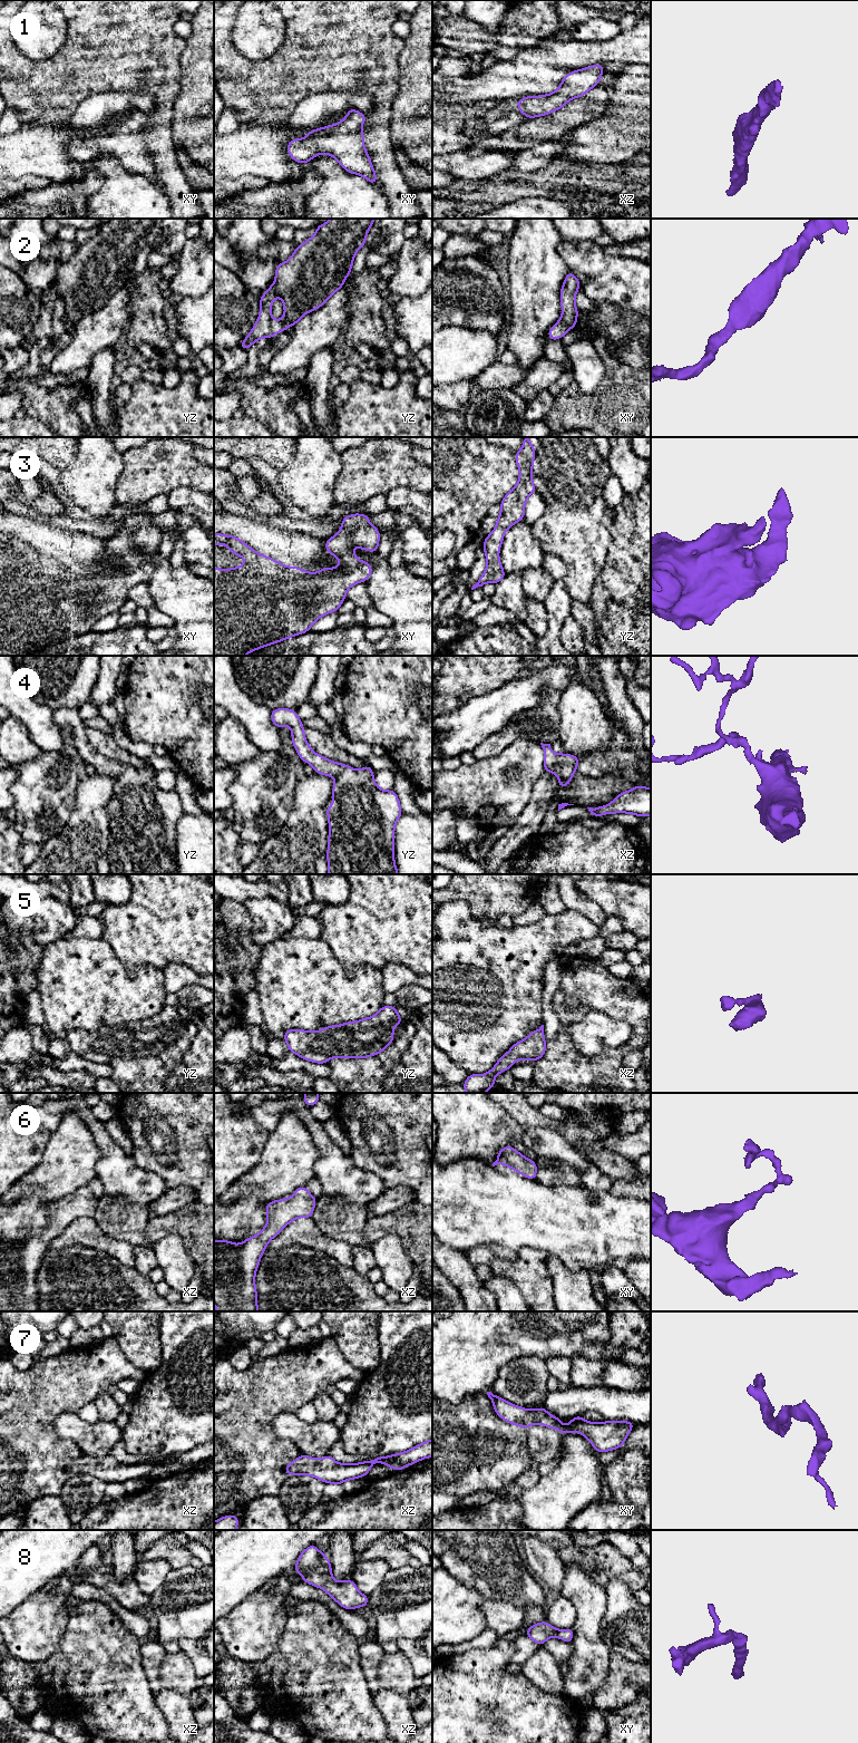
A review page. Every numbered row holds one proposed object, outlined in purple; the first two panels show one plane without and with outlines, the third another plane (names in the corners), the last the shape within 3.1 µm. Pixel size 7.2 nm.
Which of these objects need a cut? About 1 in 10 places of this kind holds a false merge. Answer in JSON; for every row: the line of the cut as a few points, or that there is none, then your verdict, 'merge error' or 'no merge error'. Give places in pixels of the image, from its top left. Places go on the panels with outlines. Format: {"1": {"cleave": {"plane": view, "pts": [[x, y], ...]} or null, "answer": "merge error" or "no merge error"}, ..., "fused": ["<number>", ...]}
{"1": {"cleave": null, "answer": "no merge error"}, "2": {"cleave": null, "answer": "no merge error"}, "3": {"cleave": null, "answer": "no merge error"}, "4": {"cleave": null, "answer": "no merge error"}, "5": {"cleave": null, "answer": "no merge error"}, "6": {"cleave": null, "answer": "no merge error"}, "7": {"cleave": null, "answer": "no merge error"}, "8": {"cleave": null, "answer": "no merge error"}, "fused": []}

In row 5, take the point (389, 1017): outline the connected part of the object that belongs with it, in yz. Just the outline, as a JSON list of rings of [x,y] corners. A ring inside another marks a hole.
[[[382,1006],[371,1017],[318,1032],[289,1029],[283,1039],[290,1052],[318,1064],[333,1057],[367,1058],[380,1054],[393,1042],[393,1028],[401,1023],[396,1006]]]

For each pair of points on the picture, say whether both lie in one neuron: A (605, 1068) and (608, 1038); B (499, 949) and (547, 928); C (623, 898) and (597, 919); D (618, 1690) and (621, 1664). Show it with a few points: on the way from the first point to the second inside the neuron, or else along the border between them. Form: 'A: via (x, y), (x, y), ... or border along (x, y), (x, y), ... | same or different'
A: border along (630, 1036), (616, 1047), (593, 1055), (582, 1055) | different
B: via (512, 949), (526, 949), (535, 940) | same
C: border along (585, 896), (593, 900), (607, 916) | different
D: via (621, 1683), (621, 1671) | same

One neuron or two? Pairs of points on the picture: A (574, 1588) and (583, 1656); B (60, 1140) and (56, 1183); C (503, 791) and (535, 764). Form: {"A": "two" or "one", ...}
{"A": "one", "B": "one", "C": "one"}

